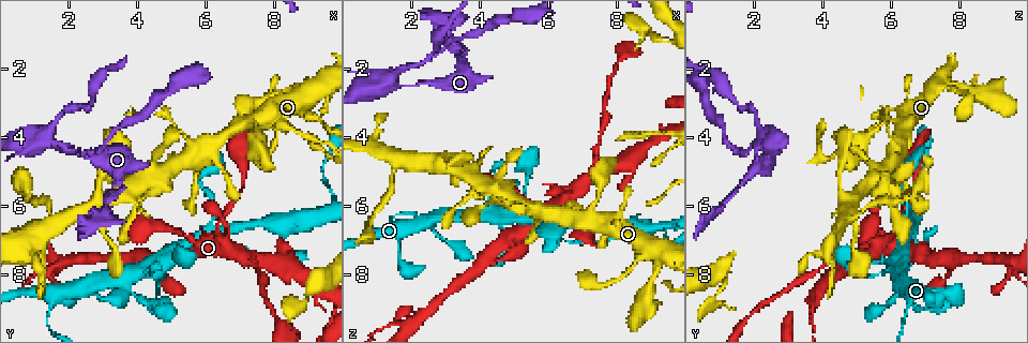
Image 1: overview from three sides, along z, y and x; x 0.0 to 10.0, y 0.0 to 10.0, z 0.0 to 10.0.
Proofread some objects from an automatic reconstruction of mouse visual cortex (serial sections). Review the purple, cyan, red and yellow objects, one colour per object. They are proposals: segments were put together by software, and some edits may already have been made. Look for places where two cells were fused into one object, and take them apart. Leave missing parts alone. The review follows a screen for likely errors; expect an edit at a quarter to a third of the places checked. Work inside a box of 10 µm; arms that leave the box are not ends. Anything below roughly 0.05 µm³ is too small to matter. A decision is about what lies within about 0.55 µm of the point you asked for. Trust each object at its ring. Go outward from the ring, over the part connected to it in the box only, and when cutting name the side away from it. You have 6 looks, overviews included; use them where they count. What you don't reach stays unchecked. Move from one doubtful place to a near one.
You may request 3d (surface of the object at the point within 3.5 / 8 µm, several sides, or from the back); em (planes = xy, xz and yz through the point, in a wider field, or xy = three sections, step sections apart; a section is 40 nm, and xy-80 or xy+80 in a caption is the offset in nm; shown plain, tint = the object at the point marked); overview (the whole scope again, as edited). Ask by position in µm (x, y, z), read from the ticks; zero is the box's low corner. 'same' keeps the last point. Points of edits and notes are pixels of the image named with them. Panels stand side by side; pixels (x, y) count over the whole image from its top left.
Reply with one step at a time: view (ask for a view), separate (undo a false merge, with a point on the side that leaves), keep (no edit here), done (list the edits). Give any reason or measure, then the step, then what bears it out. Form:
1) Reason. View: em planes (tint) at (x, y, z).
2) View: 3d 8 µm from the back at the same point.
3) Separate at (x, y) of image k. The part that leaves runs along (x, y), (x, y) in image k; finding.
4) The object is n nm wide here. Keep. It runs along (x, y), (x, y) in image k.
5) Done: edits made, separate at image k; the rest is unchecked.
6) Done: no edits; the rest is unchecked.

Four or more arms meet. View: 3d 8 µm at (4.85, 7.55, 6.15).

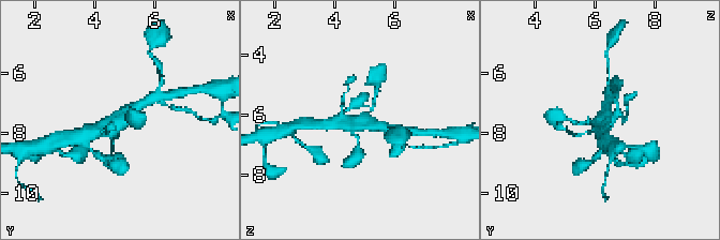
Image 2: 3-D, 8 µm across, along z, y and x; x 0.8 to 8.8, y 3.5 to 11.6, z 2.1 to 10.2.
View: 3d 3.5 µm at the same point.

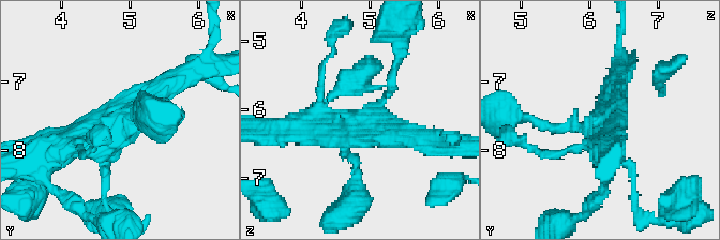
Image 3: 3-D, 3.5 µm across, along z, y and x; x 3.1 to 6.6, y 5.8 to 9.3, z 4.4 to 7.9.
Shape alone is not enough. View: em xy step 3 (tint) at (4.95, 7.65, 6.25).

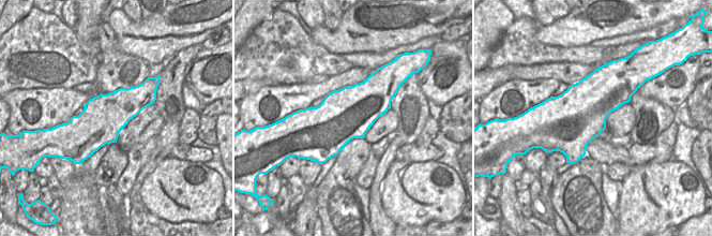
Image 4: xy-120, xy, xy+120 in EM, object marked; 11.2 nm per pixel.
The arms are 150, 150, 350, 400 nm wide. Keep. It runs along (59, 150), (111, 137), (180, 77) in image 3; one cell here.

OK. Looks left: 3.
Two arms at a narrow angle. View: 3d 3.5 µm at (1.40, 4.10, 2.40).

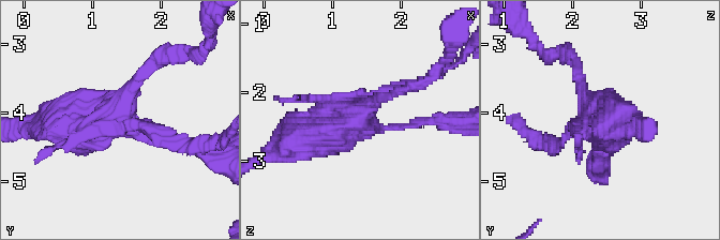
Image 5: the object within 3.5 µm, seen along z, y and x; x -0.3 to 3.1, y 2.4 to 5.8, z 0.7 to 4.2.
Shape alone is not enough. View: em xy step 1 (tint) at (1.40, 4.05, 2.40).

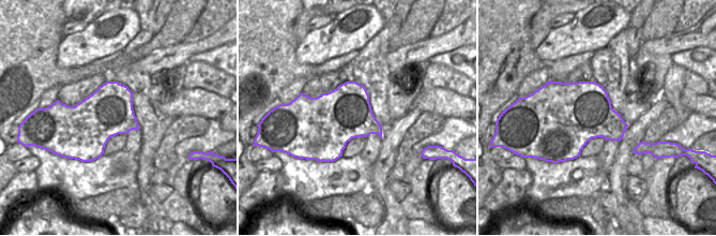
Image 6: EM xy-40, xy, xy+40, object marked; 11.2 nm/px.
The object is 600 nm wide here. Separate at (41, 155) of image 5. A second cell is stuck on.

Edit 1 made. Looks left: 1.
Done: edits made, separate at image 5; the rest is unchecked.

